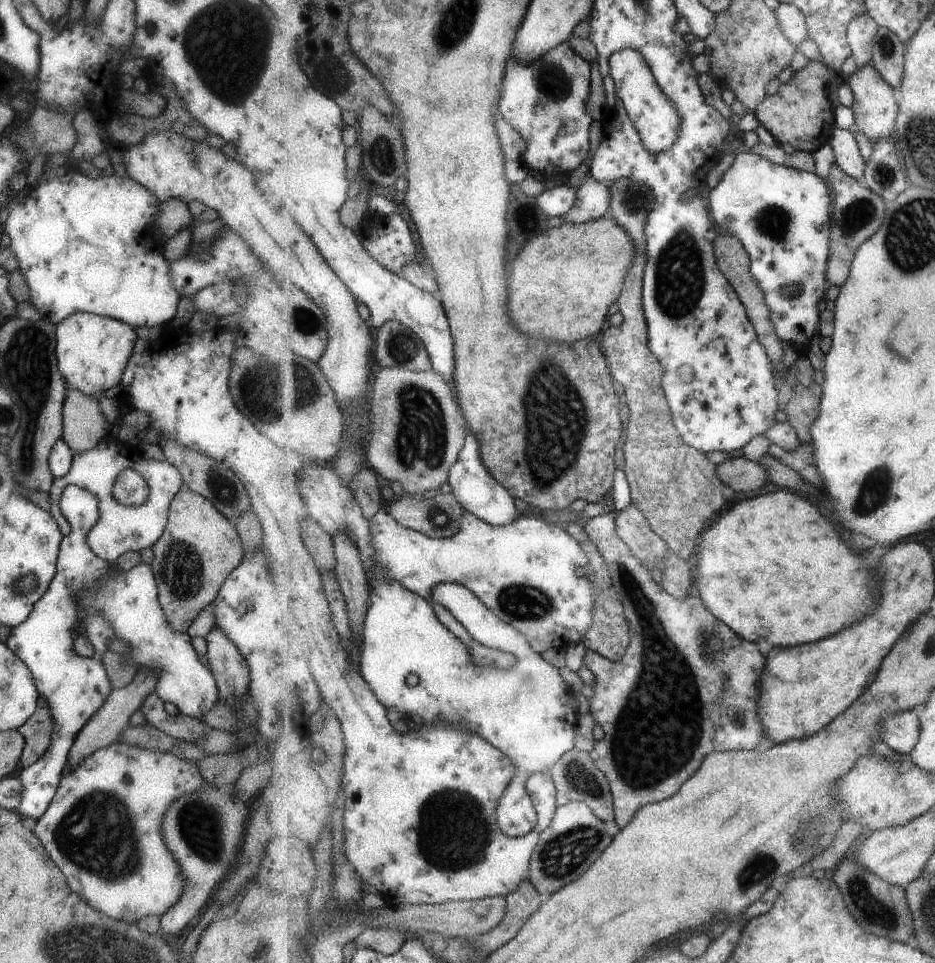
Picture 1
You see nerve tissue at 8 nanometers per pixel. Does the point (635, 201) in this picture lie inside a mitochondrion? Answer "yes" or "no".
yes

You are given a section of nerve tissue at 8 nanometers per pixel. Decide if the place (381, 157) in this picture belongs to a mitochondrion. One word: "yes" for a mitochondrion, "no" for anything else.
yes

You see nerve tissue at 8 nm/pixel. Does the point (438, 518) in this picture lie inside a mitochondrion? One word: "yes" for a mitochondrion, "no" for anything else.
yes

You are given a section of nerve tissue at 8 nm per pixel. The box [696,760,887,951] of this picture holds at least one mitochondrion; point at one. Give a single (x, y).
(761, 866)

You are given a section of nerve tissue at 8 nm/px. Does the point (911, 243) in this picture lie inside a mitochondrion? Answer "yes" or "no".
yes

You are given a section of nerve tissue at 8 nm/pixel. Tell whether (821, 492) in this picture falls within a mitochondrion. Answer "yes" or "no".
no

